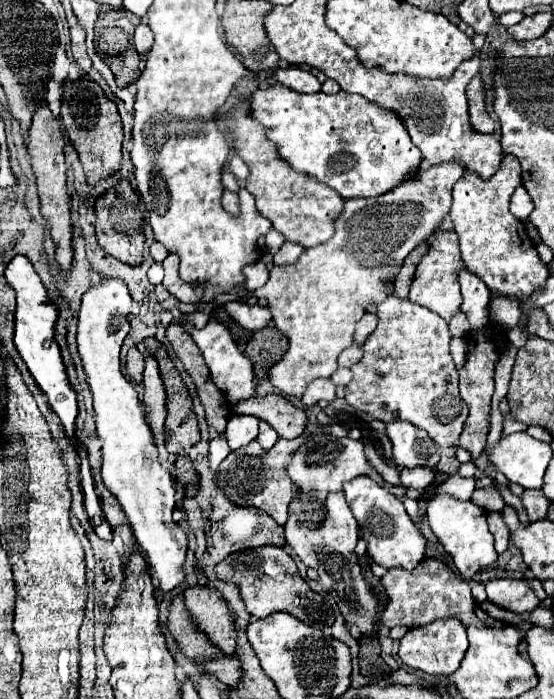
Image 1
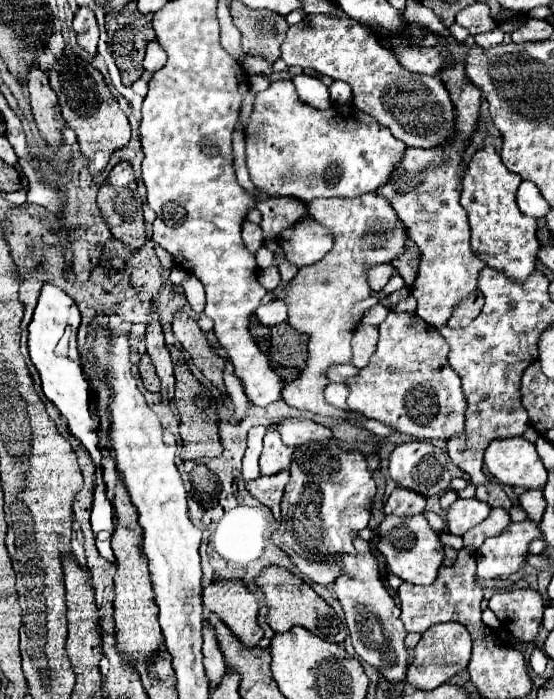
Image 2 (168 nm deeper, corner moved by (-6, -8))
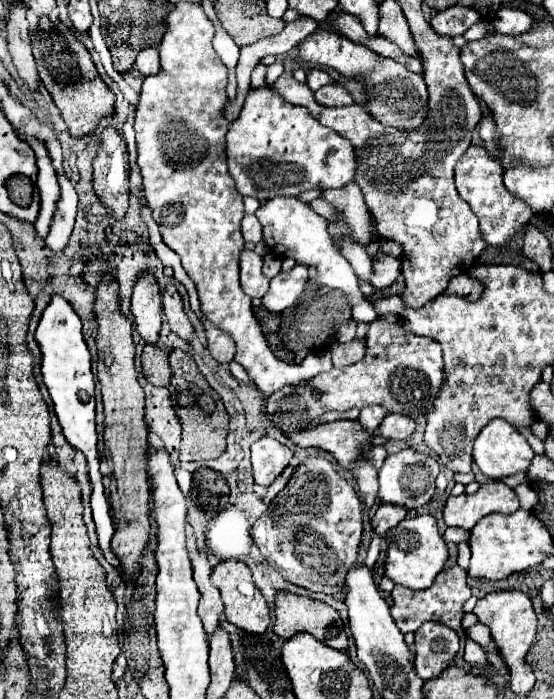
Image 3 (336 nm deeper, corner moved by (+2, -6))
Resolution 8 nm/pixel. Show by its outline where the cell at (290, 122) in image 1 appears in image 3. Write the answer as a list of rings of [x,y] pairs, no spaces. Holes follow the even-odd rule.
[[[271,88],[251,90],[247,94],[239,118],[229,126],[227,132],[227,162],[237,192],[257,200],[271,200],[275,196],[299,196],[311,188],[343,188],[355,178],[355,152],[351,142],[335,134],[335,130],[327,130],[327,126],[315,122],[315,118],[311,118],[311,114],[307,114],[307,110],[301,106],[283,102],[283,98],[279,98],[279,94],[275,94]]]

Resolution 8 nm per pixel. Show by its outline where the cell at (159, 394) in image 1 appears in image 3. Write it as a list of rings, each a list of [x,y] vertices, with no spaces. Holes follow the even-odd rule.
[[[141,272],[133,286],[131,314],[139,336],[155,344],[161,328],[161,290],[151,272]]]

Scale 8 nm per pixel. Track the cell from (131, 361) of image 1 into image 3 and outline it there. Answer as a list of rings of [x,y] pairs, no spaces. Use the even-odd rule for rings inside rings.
[[[145,346],[143,350],[143,376],[155,386],[169,386],[171,382],[171,368],[169,368],[169,352],[161,350],[159,346]]]

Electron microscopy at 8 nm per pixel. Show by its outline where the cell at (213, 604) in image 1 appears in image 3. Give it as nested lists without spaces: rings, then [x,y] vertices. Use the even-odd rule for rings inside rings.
[[[223,560],[215,566],[215,570],[211,574],[211,582],[215,582],[215,586],[221,590],[221,598],[225,604],[225,616],[231,624],[235,624],[237,628],[247,630],[251,634],[263,634],[267,630],[269,608],[267,608],[267,602],[265,602],[261,590],[255,586],[247,564],[243,564],[239,560]]]

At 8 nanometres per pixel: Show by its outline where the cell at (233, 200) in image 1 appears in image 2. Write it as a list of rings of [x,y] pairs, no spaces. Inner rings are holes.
[[[249,220],[243,222],[243,242],[247,244],[247,248],[251,248],[253,252],[259,250],[259,246],[263,246],[263,232],[259,228],[259,224],[253,224]]]

